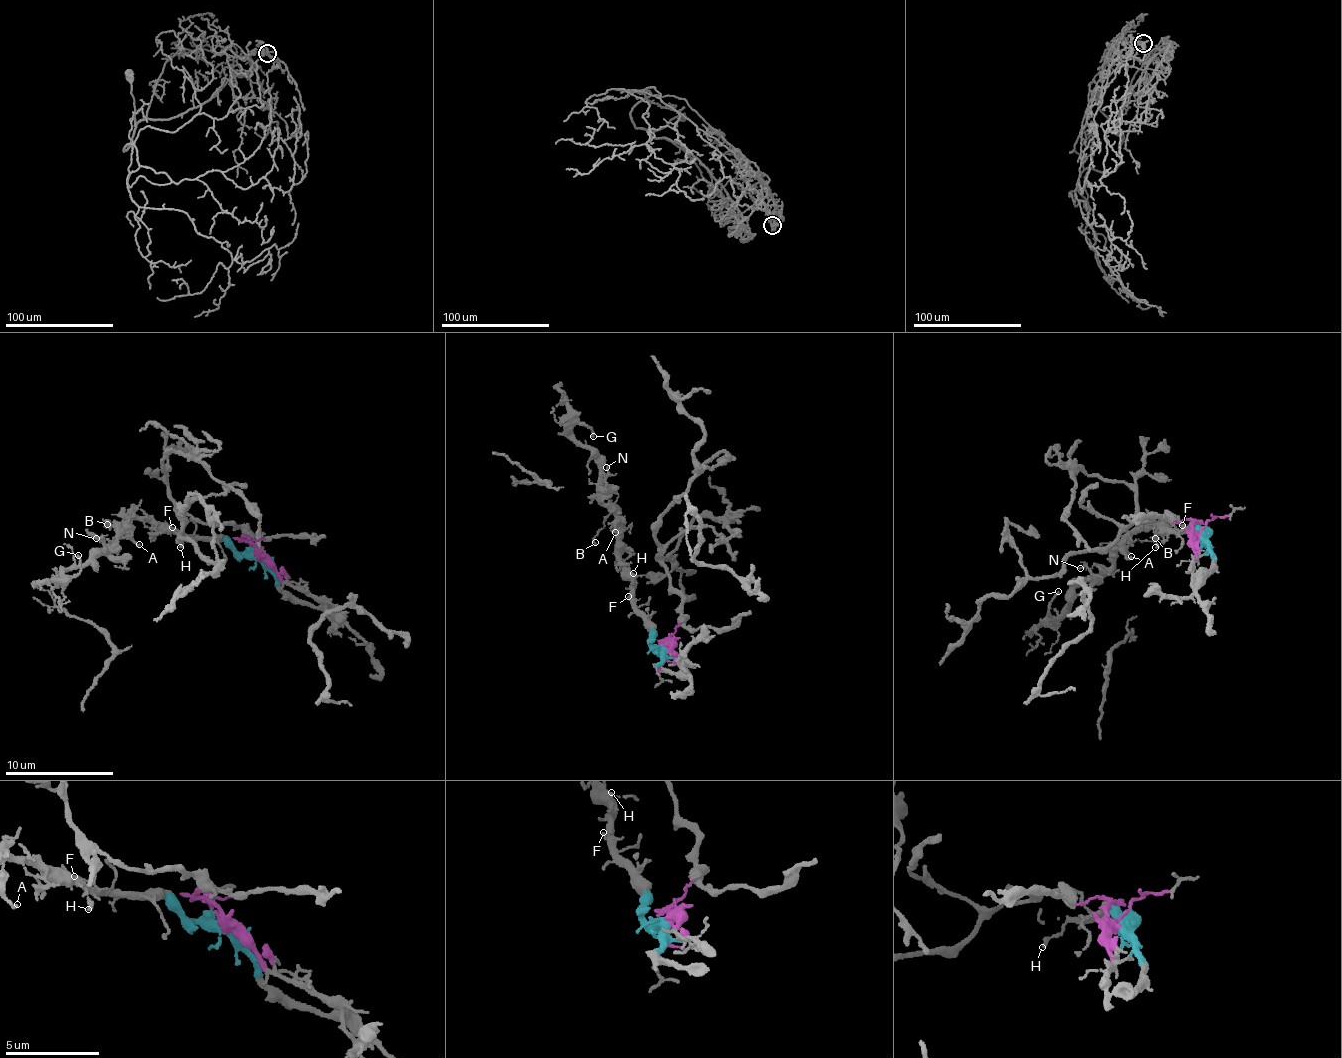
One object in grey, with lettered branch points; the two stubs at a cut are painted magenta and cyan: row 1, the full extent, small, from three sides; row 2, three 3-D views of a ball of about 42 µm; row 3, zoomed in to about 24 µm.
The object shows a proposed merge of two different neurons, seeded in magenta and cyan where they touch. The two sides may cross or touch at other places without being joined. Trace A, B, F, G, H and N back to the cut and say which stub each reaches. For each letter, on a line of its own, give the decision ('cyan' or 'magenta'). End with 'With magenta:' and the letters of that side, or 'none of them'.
A: cyan
B: cyan
F: cyan
G: cyan
H: cyan
N: cyan
With magenta: none of them

